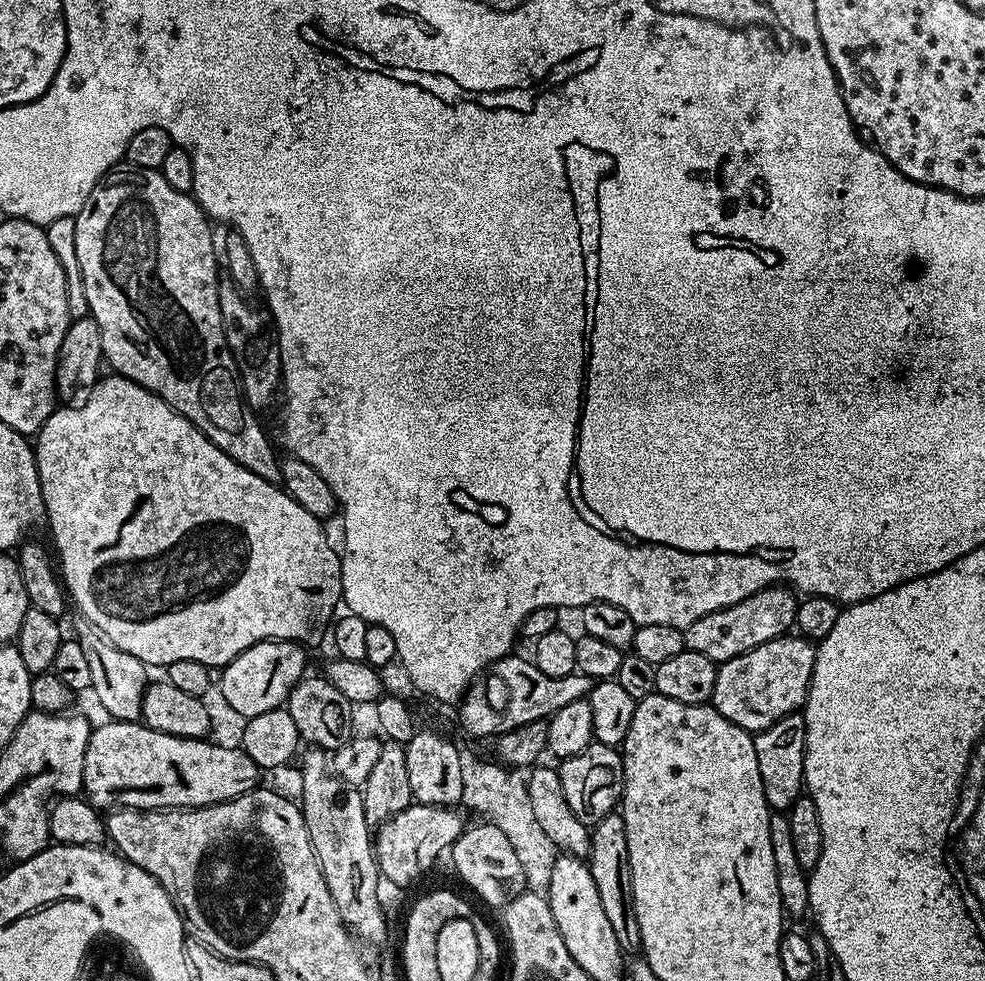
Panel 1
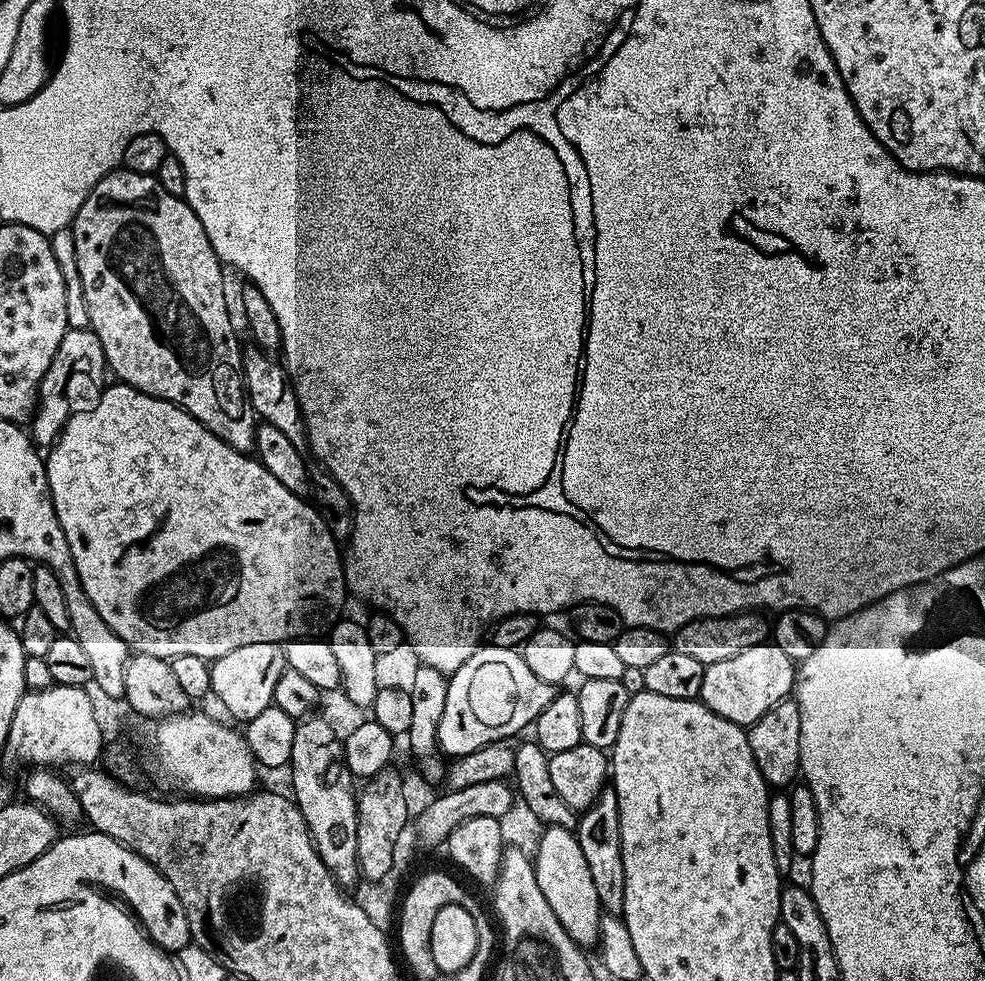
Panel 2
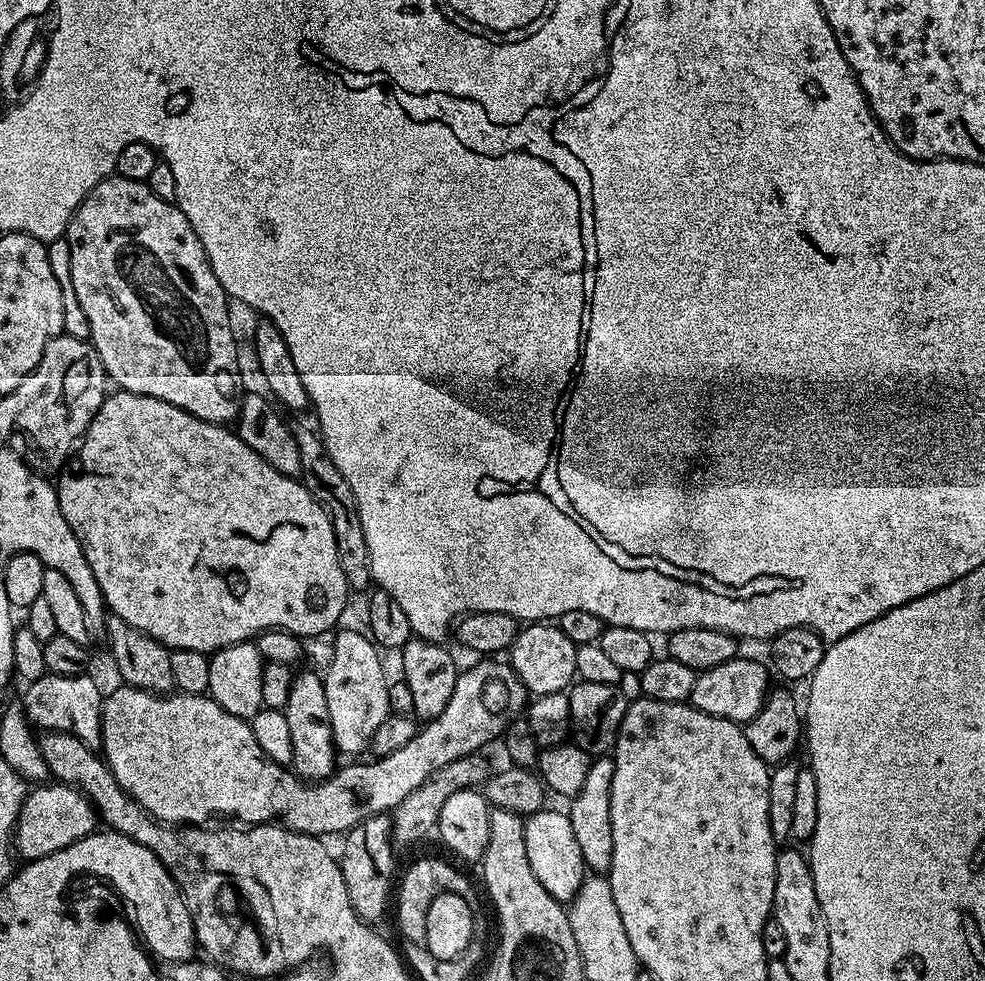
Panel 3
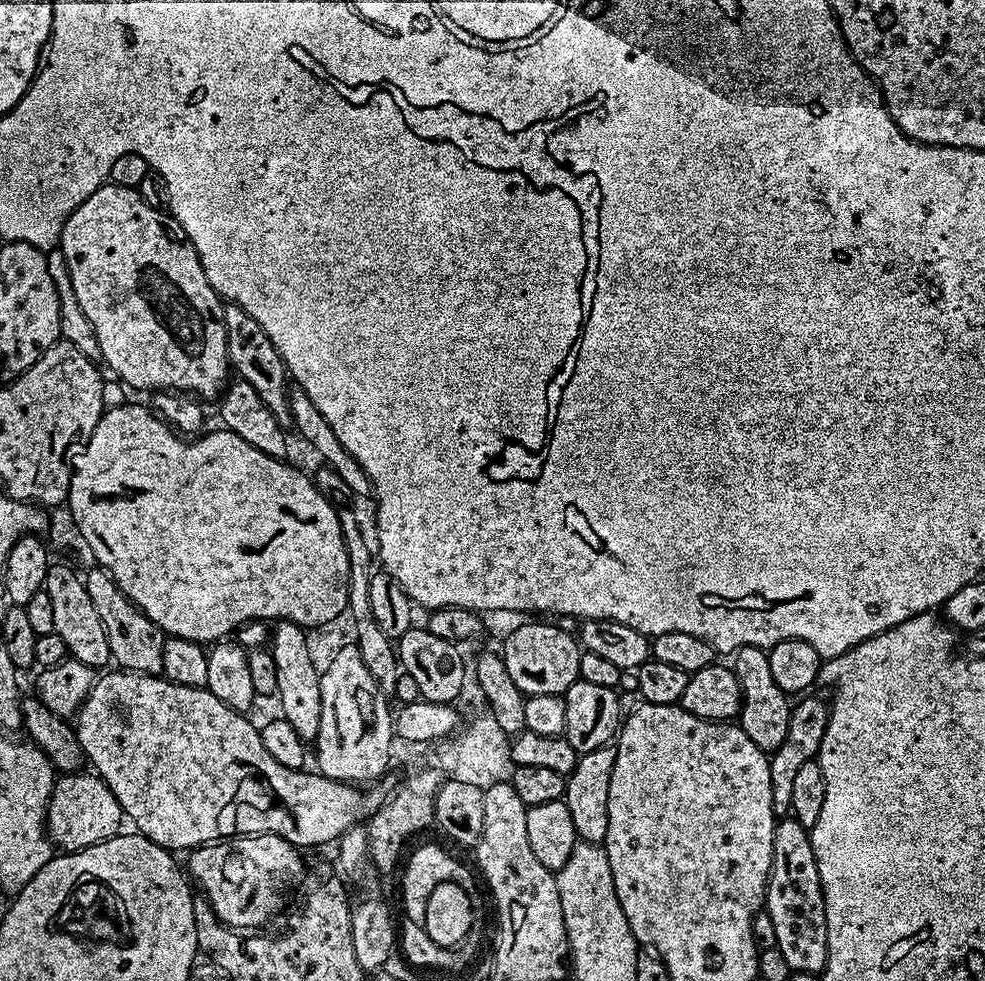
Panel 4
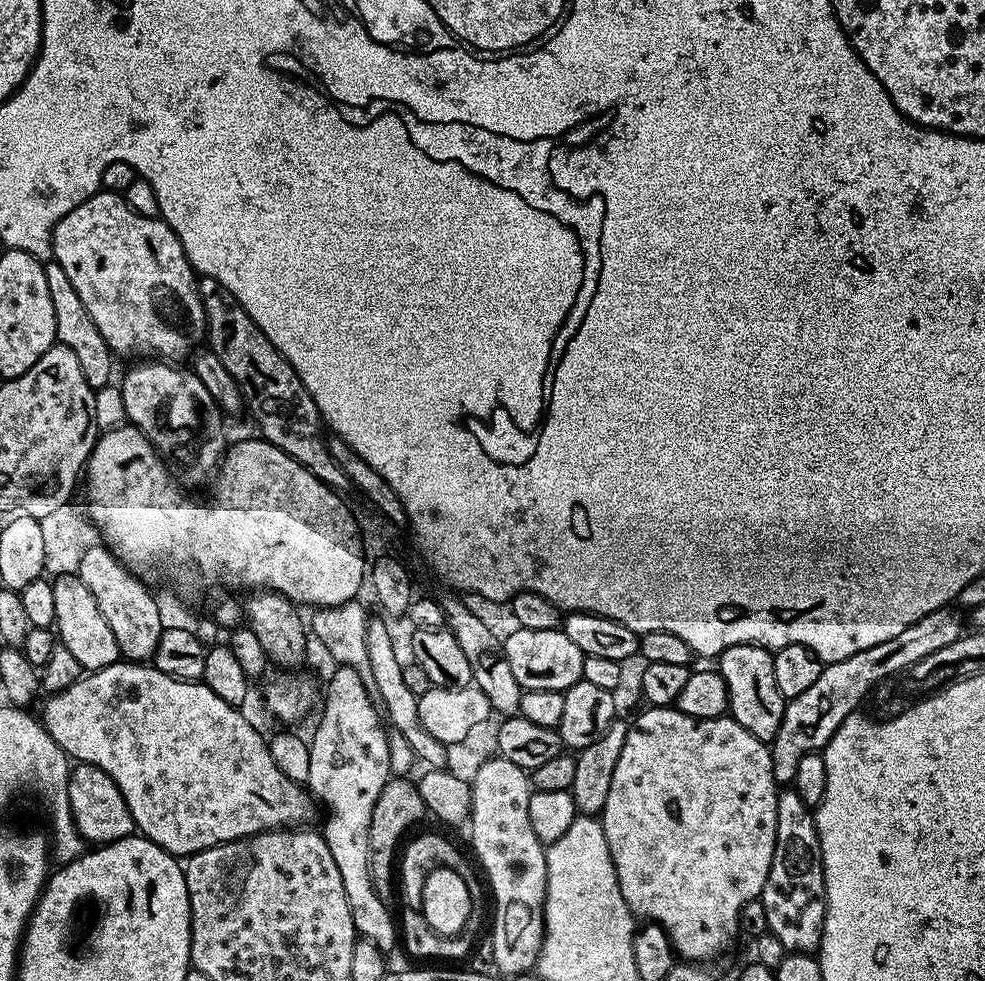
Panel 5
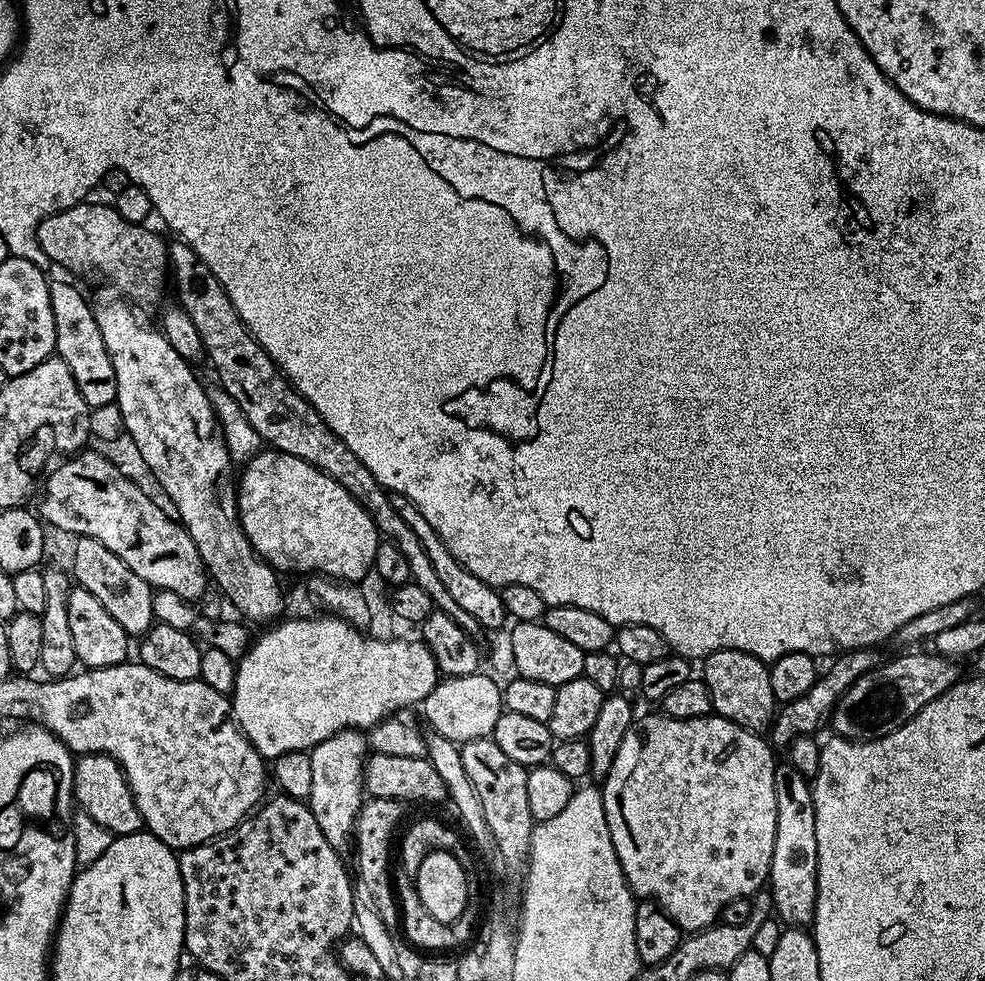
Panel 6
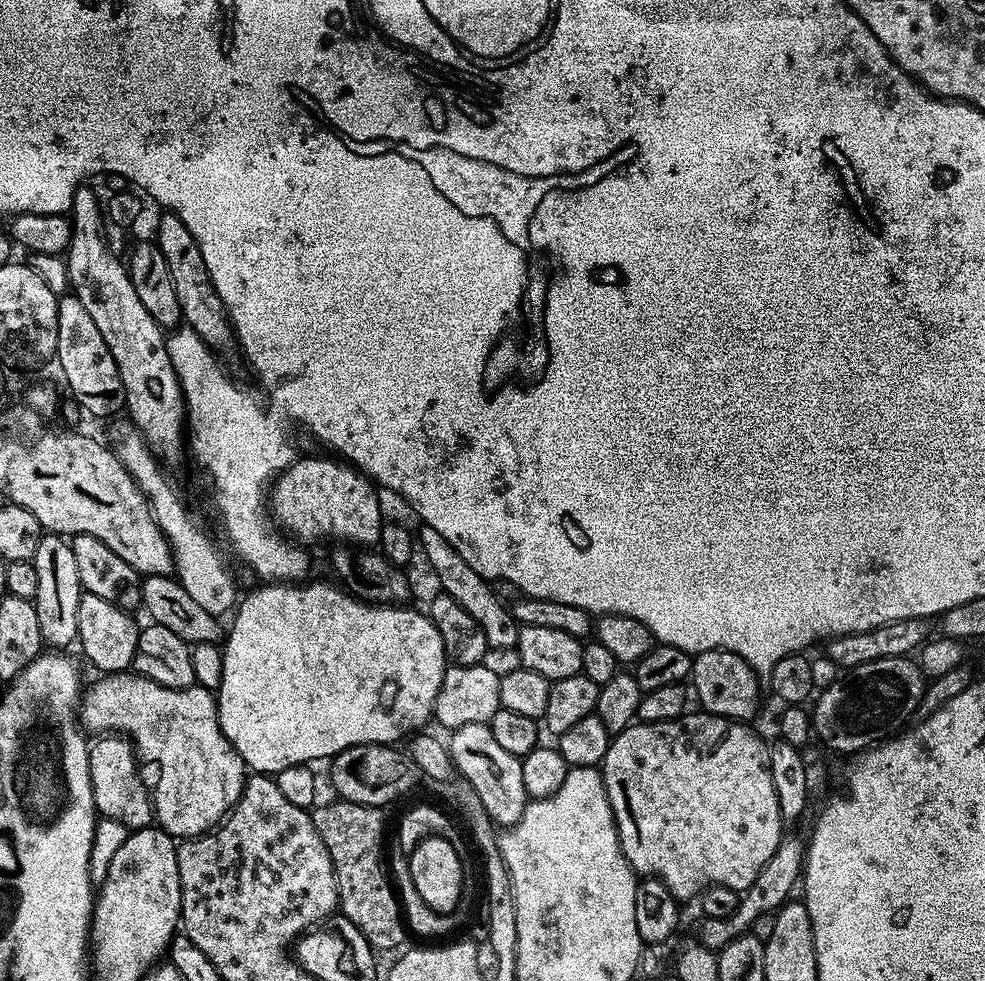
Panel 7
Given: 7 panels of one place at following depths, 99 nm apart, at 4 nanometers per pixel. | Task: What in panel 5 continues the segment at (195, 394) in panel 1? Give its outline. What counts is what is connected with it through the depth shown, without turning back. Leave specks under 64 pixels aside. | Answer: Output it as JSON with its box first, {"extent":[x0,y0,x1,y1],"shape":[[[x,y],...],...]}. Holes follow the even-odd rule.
{"extent":[50,190,208,362],"shape":[[[101,190],[95,192],[90,198],[86,198],[82,206],[74,206],[74,210],[70,210],[70,214],[66,214],[66,218],[62,218],[54,226],[50,237],[50,256],[55,263],[62,266],[62,270],[66,270],[66,278],[70,278],[70,286],[74,286],[82,306],[86,306],[86,314],[90,314],[94,326],[98,326],[98,334],[102,334],[106,346],[117,357],[140,356],[136,358],[155,358],[160,362],[184,362],[205,343],[208,323],[204,313],[204,303],[200,298],[198,273],[186,258],[182,242],[166,221],[154,217],[143,217],[142,214],[136,213],[121,193]]]}

